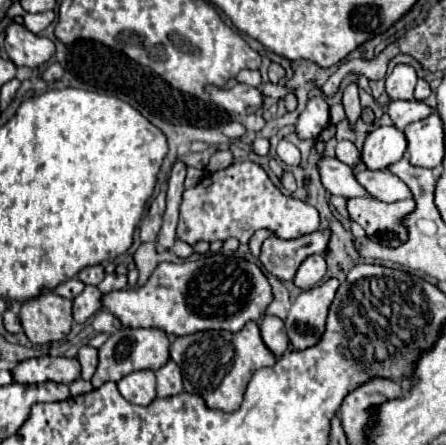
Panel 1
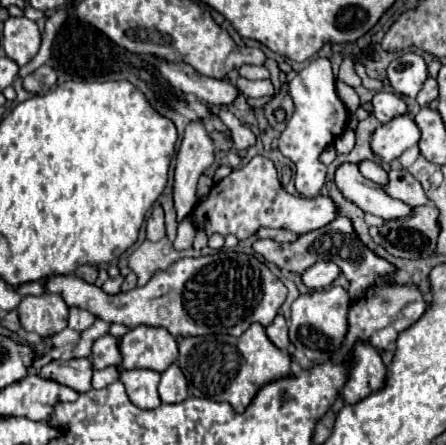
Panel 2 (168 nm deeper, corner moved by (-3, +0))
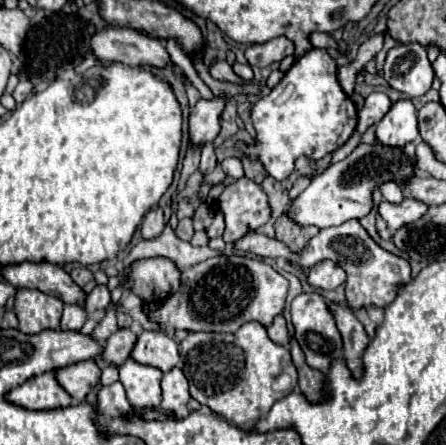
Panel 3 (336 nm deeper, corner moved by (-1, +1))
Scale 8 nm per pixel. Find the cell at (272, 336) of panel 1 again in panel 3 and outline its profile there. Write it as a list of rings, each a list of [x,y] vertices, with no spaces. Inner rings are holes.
[[[282,314],[274,318],[272,326],[268,328],[268,336],[270,336],[270,340],[272,340],[272,342],[276,342],[276,344],[280,344],[280,346],[288,346],[288,340],[290,340],[290,338],[288,338],[286,320],[284,320],[284,316],[282,316]]]

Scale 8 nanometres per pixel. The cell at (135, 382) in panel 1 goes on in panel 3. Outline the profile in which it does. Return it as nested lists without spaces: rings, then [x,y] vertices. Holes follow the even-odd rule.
[[[128,358],[120,366],[120,382],[126,388],[126,398],[134,408],[158,408],[162,402],[160,394],[160,380],[162,372],[154,366],[138,364],[136,360]]]

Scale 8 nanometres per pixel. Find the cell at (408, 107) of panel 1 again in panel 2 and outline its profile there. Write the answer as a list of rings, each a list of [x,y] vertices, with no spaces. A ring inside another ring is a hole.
[[[384,91],[376,93],[376,97],[372,99],[372,105],[374,105],[374,115],[378,117],[380,123],[388,123],[394,117],[408,113],[404,99],[394,95],[394,93],[384,93]]]

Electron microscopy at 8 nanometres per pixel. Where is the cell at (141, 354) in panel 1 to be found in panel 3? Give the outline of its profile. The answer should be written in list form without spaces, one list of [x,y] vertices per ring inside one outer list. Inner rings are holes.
[[[154,330],[142,332],[138,336],[138,342],[132,350],[132,358],[140,364],[160,368],[162,372],[172,370],[180,362],[178,344],[164,332],[154,332]]]

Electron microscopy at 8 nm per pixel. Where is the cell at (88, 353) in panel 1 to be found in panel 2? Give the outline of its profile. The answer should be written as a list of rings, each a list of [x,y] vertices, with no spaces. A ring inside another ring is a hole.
[[[102,335],[92,345],[90,355],[94,369],[106,369],[110,365],[120,365],[120,351],[118,351],[118,339],[112,335]]]

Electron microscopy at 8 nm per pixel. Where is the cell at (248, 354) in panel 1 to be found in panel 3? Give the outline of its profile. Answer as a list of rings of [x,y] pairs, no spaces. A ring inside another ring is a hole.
[[[258,322],[242,324],[238,334],[192,332],[180,342],[180,356],[182,370],[190,382],[190,396],[238,428],[254,426],[270,412],[276,400],[298,386],[290,352],[274,344]]]

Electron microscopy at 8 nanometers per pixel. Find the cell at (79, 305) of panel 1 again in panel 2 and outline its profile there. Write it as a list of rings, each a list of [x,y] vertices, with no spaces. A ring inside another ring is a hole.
[[[70,307],[70,319],[68,319],[68,327],[70,327],[70,329],[84,331],[84,329],[88,329],[94,321],[96,321],[96,317],[92,317],[92,313],[88,313],[88,311],[84,311],[84,309]]]

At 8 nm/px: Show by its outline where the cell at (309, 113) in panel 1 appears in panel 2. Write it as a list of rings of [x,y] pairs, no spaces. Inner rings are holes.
[[[316,59],[308,63],[290,83],[288,91],[294,99],[294,115],[288,121],[292,131],[292,143],[286,143],[286,155],[296,165],[296,189],[304,197],[316,197],[324,185],[326,167],[318,161],[318,155],[344,131],[348,121],[348,111],[336,95],[334,75],[328,59]]]

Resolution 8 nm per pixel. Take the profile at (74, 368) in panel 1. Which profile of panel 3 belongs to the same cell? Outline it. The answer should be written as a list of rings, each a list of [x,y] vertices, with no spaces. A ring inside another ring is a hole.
[[[84,360],[66,368],[58,368],[56,378],[74,398],[74,402],[82,402],[88,392],[100,382],[100,368],[94,360]]]

